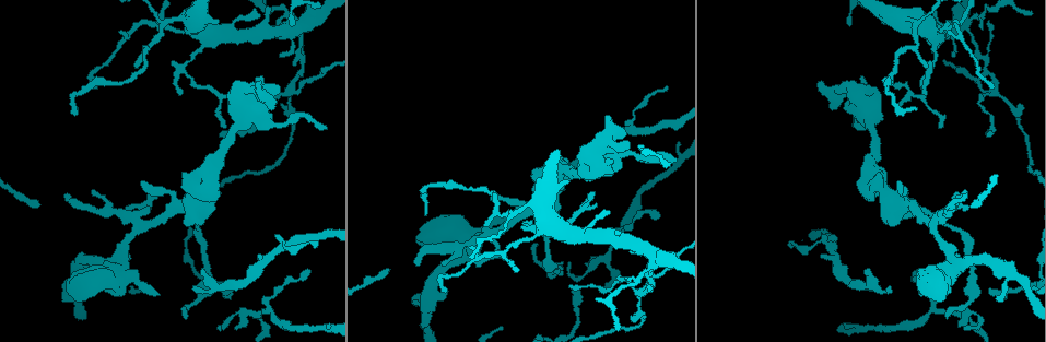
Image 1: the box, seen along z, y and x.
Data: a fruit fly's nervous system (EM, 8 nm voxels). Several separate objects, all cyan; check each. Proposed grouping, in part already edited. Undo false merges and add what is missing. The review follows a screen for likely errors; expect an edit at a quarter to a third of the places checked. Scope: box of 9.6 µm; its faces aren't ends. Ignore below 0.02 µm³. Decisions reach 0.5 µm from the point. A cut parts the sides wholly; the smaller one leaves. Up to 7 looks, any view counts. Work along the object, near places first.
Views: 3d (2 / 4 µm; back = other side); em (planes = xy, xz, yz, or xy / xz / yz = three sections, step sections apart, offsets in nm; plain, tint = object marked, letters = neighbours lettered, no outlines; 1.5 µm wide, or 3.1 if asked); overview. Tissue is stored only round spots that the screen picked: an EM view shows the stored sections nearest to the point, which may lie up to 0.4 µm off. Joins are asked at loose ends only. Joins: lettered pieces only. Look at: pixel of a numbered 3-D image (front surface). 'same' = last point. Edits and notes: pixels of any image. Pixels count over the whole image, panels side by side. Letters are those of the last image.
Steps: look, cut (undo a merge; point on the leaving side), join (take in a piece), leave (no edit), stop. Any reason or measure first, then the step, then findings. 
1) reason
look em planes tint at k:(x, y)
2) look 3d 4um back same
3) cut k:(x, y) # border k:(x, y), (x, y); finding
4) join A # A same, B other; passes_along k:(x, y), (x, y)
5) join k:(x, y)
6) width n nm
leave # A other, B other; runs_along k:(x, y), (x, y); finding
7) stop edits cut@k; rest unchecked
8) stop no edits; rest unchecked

branch stops here
look em planes tint at 1:(125, 208)

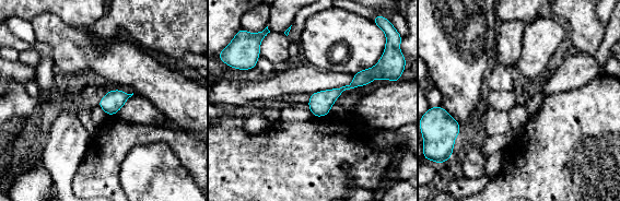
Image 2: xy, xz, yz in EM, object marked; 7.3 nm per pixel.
look em planes letters same

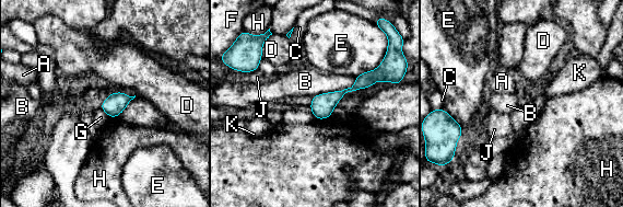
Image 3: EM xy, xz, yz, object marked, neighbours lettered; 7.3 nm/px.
join 3:(101, 117) # A other, B other, C other, D other, E other, F other, G same, H other, J other, K other; it goes on there

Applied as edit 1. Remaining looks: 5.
tapers out
look 3d 4um at 1:(445, 291)

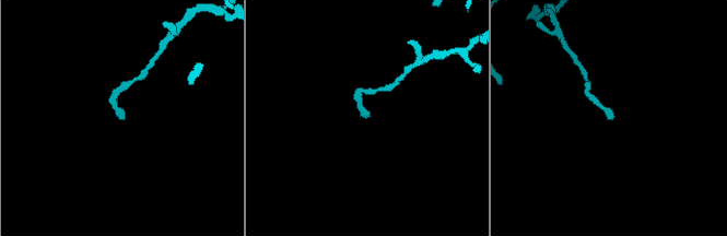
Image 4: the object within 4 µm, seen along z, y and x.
now the EM
look em yz step 4 tint at 4:(123, 116)

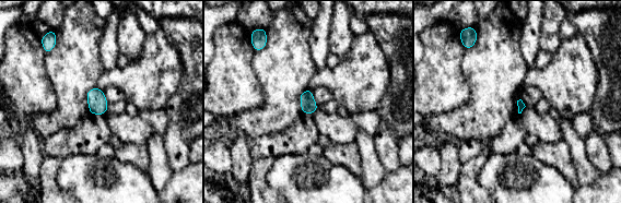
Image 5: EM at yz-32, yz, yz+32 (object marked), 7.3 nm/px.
look em xz step 8 letters same

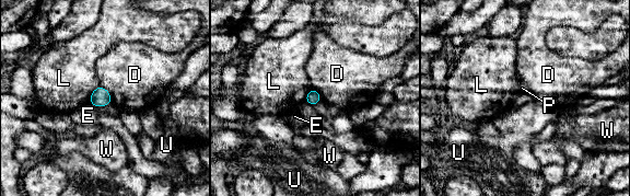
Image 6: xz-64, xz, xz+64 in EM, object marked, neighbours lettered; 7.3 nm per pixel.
longest_contact E 170 nm
leave # D other, E other, L other, P other, U other, W other; none of them fits

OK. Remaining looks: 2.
tapers out
look em planes plain at 1:(821, 254)

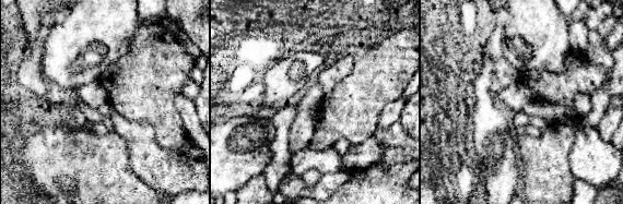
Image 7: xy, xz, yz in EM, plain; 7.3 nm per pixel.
what lies round it
look em planes letters same

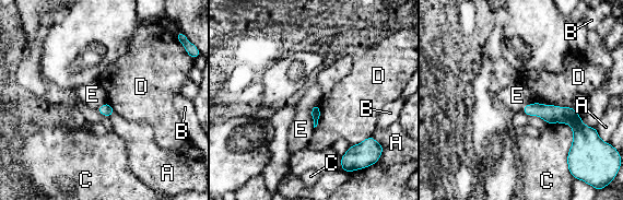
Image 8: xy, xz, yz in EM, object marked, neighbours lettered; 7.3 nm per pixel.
leave # A other, B other, C other, D other, E other; border 8:(551, 104), (528, 103), (520, 110); no lettered piece goes on from it

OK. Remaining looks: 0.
stop edits join@3; rest unchecked

